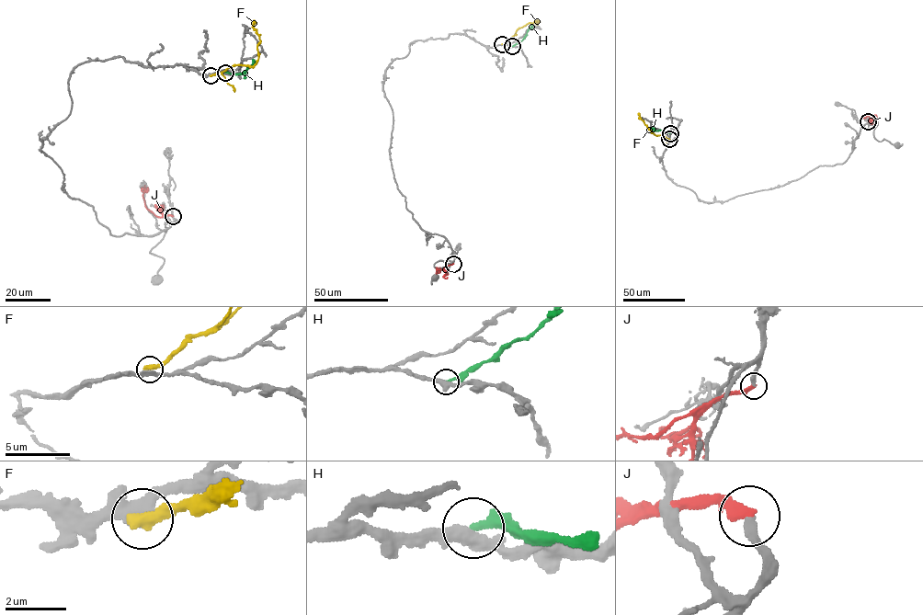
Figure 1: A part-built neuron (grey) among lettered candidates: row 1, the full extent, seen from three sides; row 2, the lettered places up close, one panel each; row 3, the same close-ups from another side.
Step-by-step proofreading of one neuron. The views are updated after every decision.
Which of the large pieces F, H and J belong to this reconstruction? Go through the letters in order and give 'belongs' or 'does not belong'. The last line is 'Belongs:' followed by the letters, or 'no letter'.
F: does not belong
H: does not belong
J: does not belong
Belongs: no letter

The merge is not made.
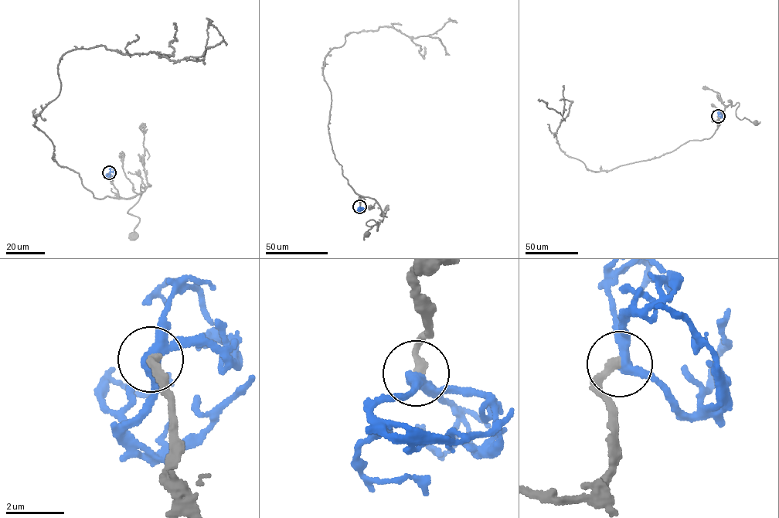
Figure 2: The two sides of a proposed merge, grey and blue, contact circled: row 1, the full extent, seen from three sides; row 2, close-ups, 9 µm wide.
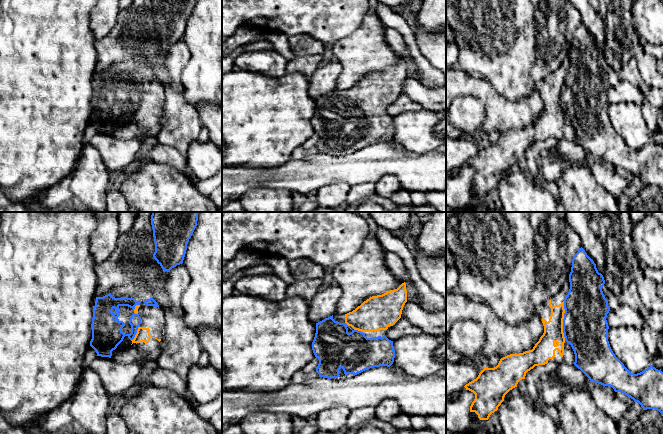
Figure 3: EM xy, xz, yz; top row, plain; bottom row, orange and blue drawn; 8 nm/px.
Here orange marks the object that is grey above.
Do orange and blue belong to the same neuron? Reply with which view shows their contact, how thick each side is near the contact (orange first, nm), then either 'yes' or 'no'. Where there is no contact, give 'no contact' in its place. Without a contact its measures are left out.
contact in yz; calibres 160 and 360 nm; yes

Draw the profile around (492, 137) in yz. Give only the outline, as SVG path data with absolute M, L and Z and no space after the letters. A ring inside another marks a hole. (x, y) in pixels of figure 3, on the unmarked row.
M491 131L484 135L484 141L488 144L494 144L498 141L500 135L501 134L498 131Z

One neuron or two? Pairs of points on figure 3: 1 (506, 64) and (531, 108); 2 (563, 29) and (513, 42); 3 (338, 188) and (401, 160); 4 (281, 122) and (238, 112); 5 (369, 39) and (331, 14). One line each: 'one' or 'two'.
1: two
2: two
3: two
4: one
5: two

